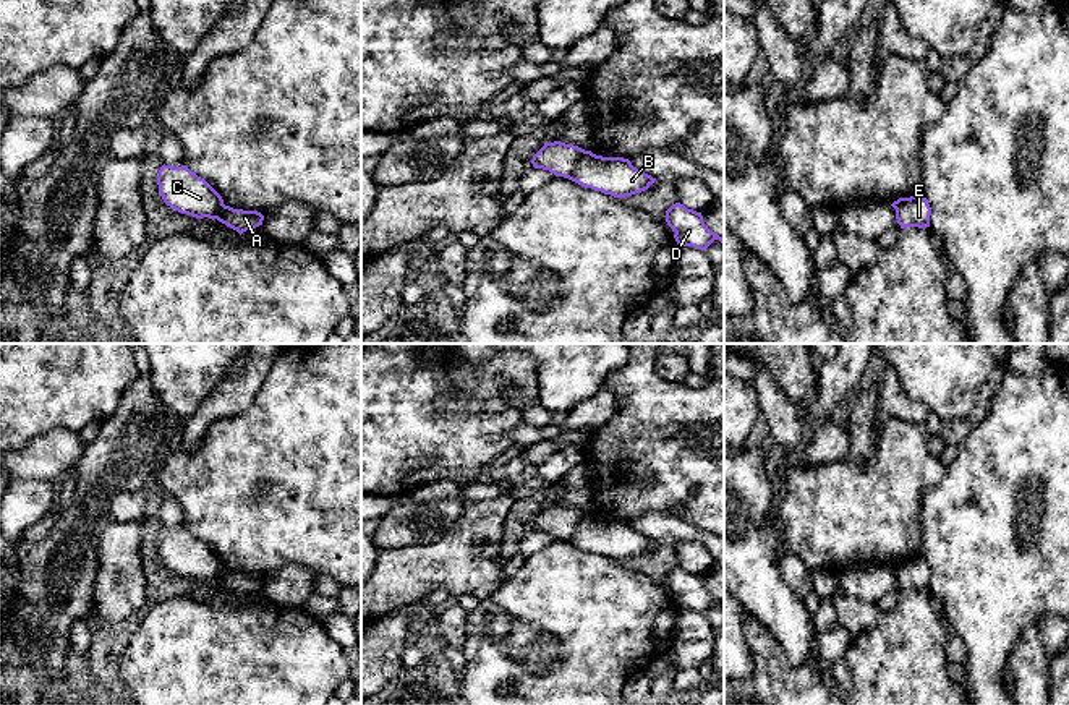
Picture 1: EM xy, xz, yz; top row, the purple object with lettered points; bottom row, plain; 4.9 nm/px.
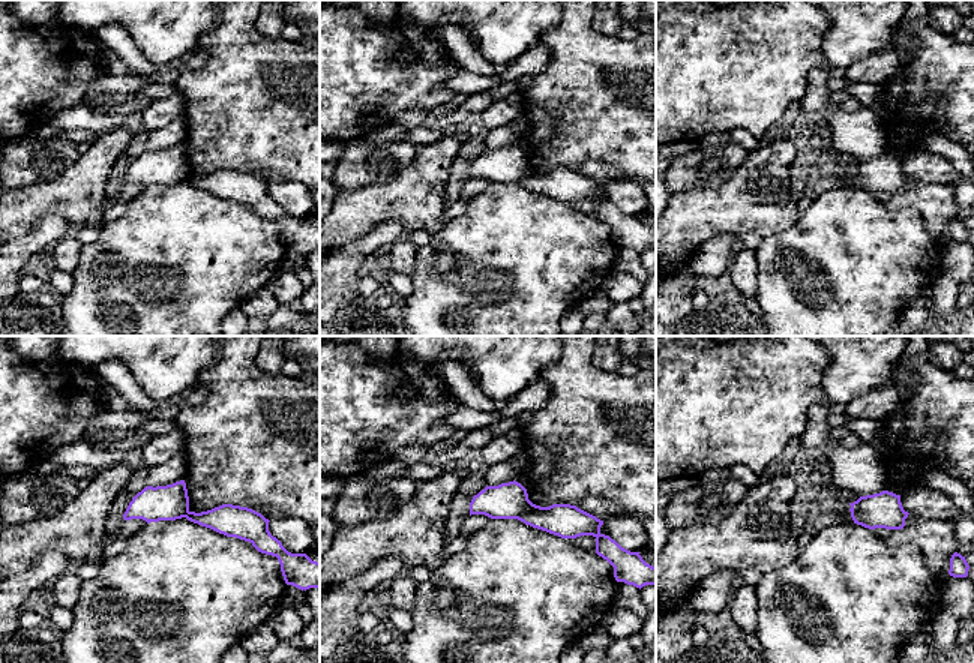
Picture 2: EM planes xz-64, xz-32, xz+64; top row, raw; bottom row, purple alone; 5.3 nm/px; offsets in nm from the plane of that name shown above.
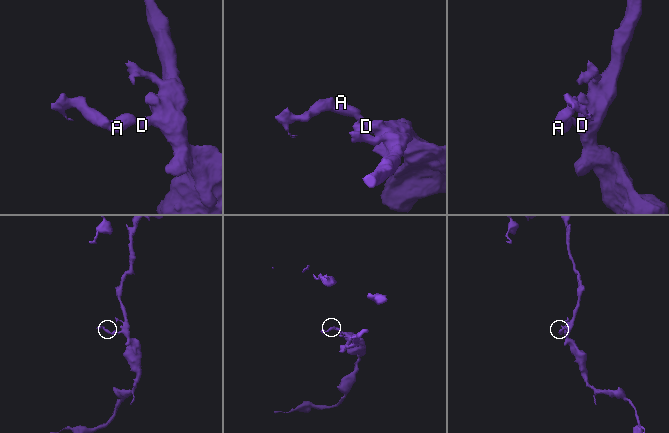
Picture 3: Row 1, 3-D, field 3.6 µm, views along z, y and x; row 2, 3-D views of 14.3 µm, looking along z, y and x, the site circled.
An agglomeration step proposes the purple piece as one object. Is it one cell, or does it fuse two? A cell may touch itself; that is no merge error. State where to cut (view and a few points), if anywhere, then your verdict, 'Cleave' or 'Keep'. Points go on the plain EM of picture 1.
Split along xz (587, 514), (567, 540). Cleave

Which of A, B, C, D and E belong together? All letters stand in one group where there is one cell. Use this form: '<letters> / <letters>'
A B D E / C

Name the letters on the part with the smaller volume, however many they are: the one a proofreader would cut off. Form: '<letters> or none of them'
C

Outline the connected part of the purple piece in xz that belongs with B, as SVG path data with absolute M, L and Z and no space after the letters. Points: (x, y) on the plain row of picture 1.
M591 514L583 517L569 536L569 543L614 561L641 556L656 545L651 538L633 530L628 522L603 520Z

